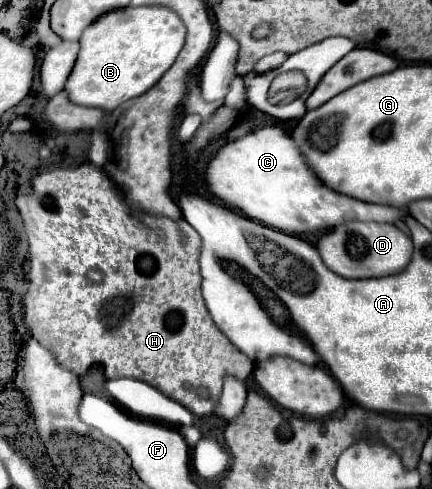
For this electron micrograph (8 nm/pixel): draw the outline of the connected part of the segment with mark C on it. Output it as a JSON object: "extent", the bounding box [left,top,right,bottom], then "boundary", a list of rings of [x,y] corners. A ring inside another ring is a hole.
{"extent":[201,127,407,235],"boundary":[[[263,127],[223,145],[205,165],[201,179],[207,191],[227,207],[237,209],[251,221],[289,235],[325,231],[353,219],[395,223],[407,215],[401,209],[357,203],[347,195],[329,191],[319,179],[315,179],[309,167],[305,167],[305,159],[301,159],[301,153],[293,147],[289,135],[279,127]]]}

